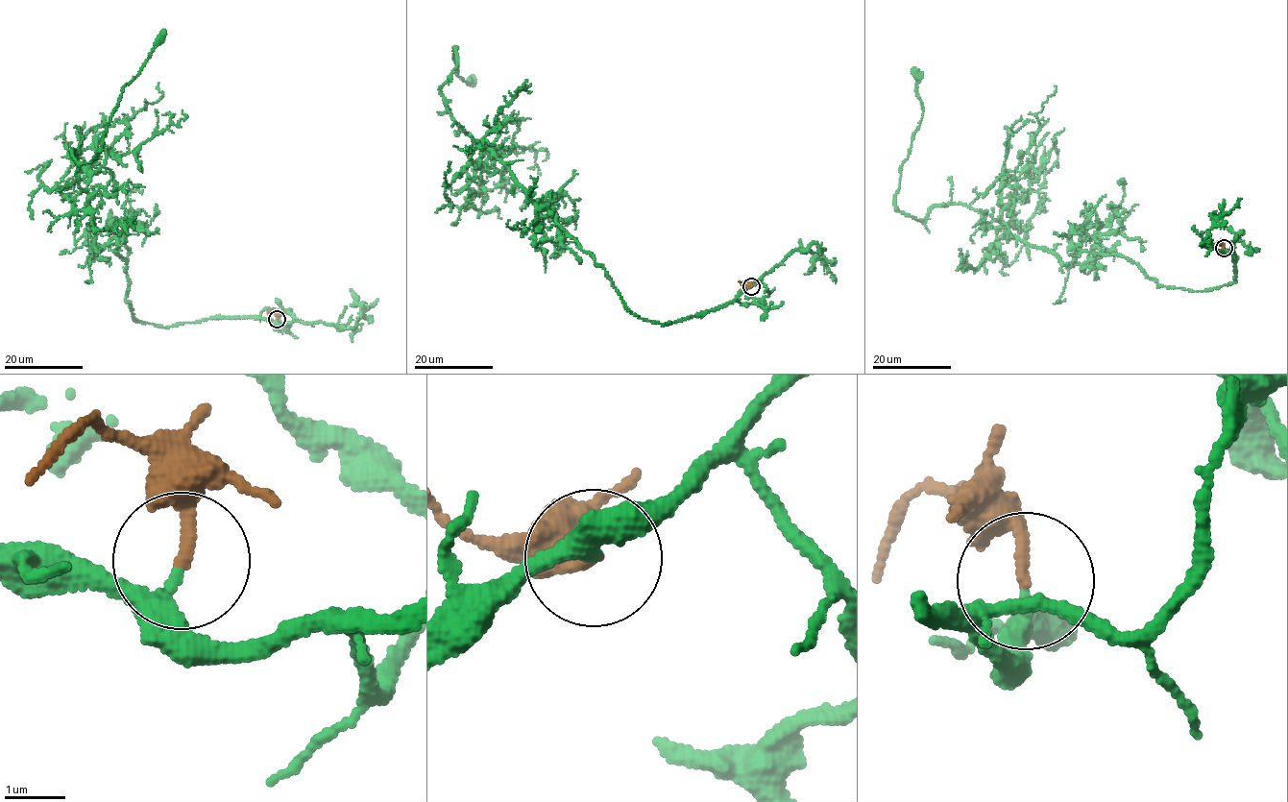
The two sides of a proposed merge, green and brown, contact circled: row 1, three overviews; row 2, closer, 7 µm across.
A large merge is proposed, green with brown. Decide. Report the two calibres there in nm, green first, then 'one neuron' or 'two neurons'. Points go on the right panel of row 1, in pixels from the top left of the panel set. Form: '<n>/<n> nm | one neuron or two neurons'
190/200 nm | one neuron

